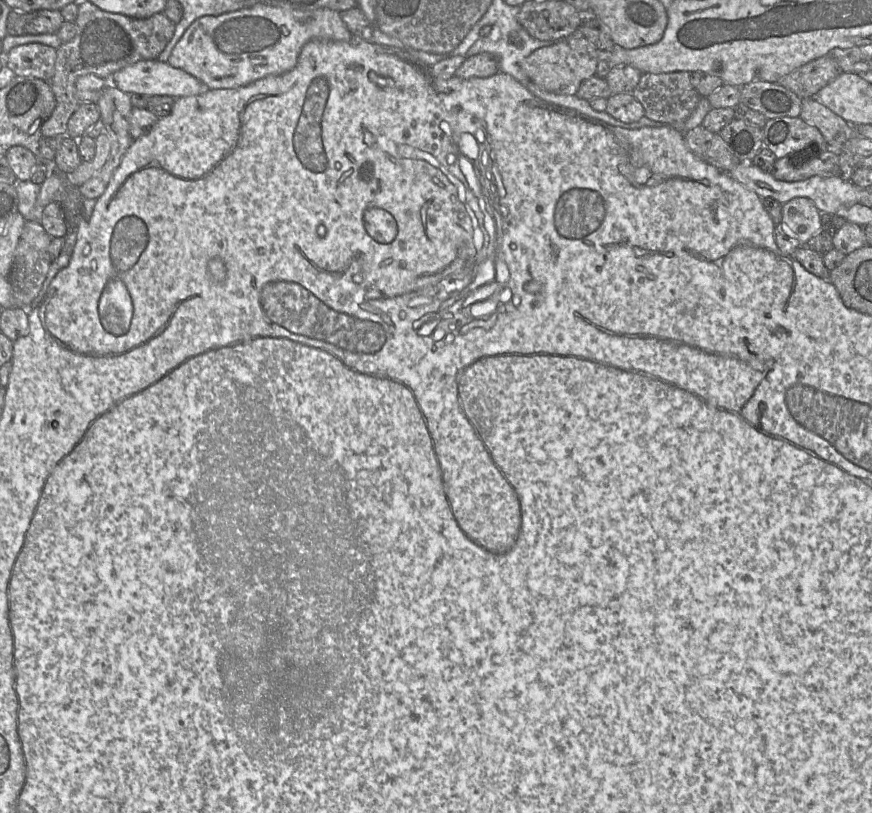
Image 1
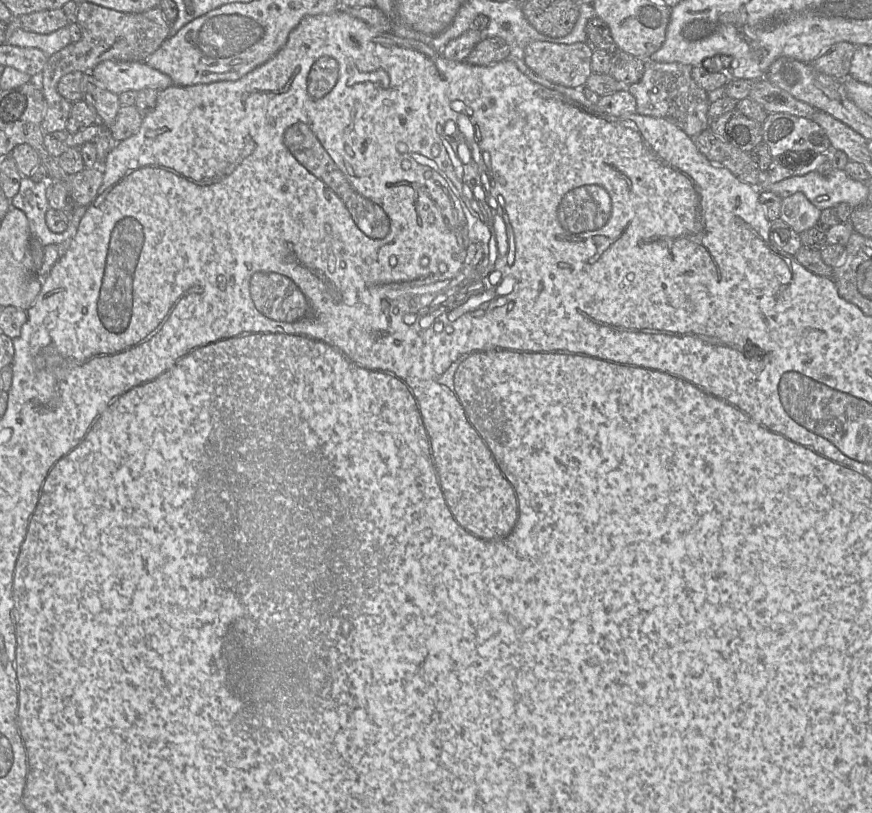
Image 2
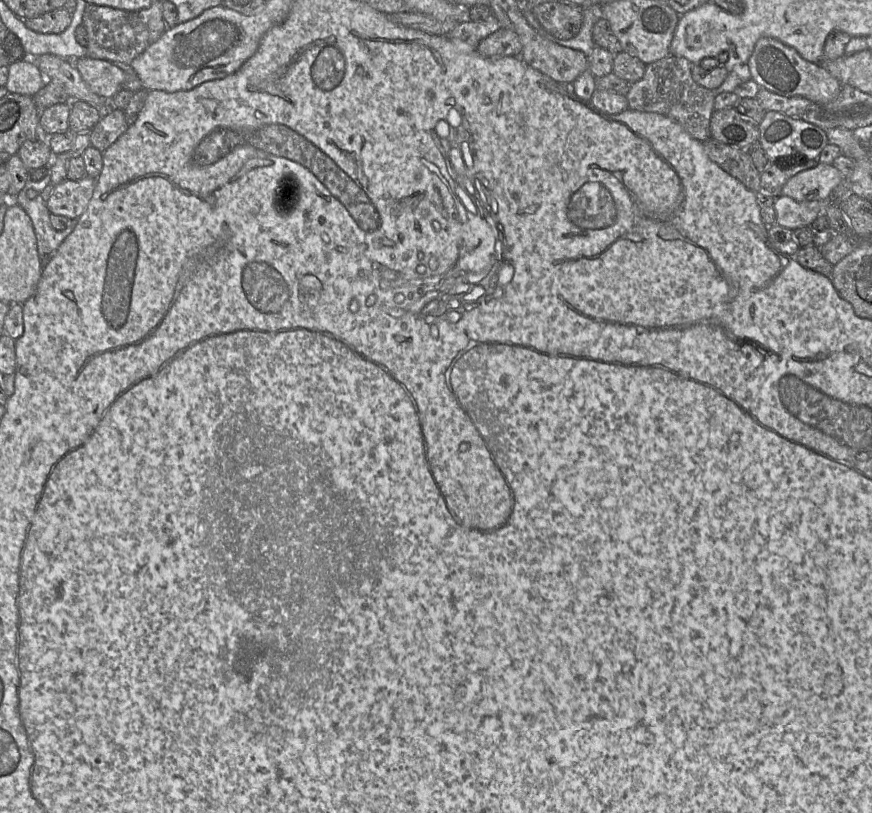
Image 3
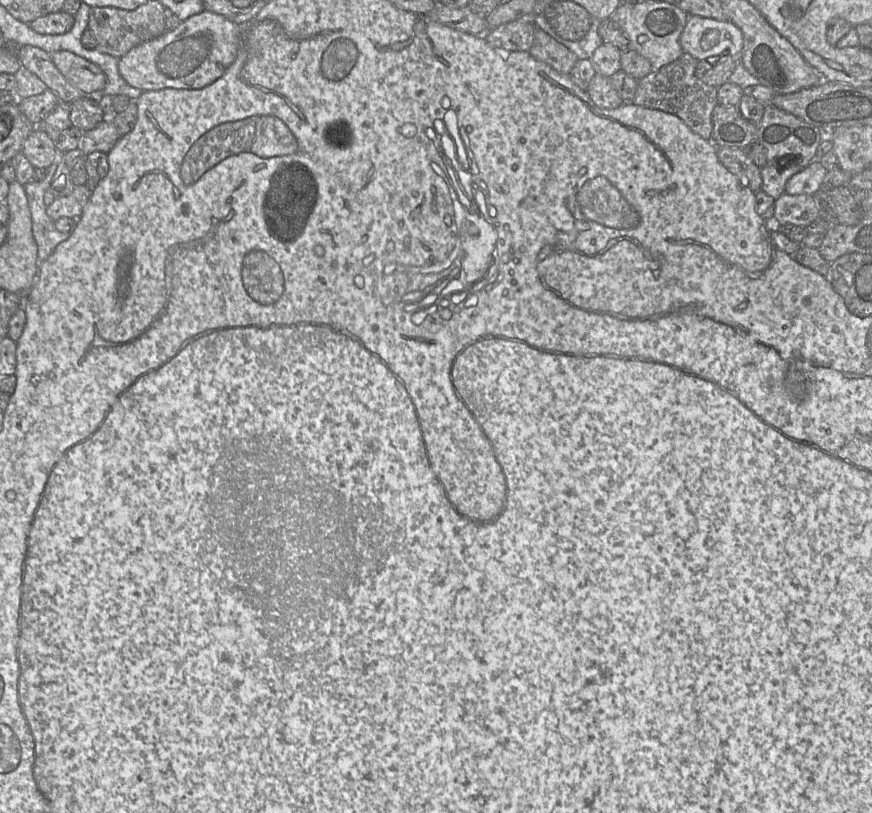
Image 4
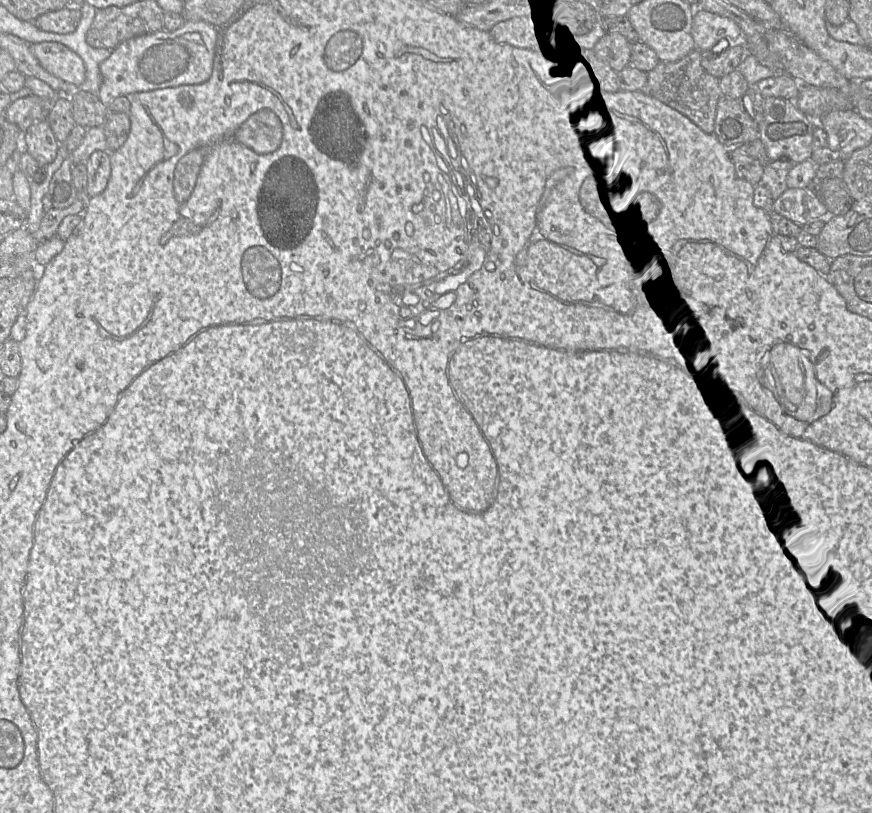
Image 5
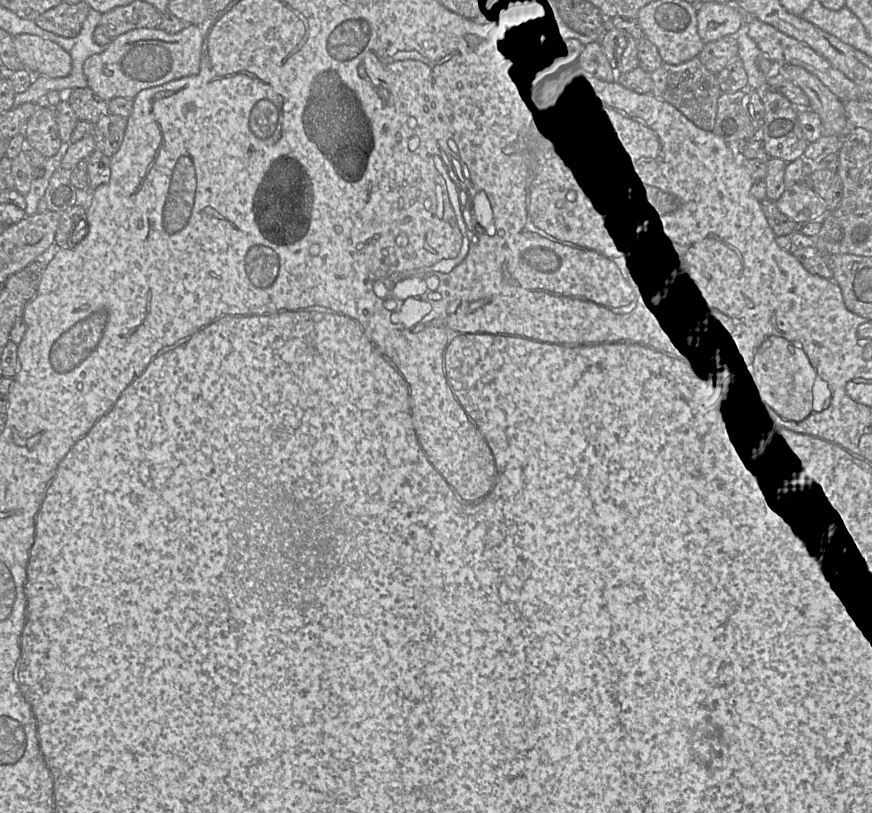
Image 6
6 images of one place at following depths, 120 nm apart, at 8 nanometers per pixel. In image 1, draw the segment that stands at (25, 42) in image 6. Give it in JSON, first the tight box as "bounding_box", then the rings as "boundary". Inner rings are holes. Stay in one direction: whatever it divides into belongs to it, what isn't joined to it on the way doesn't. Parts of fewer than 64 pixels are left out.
{"bounding_box":[110,59,210,98],"boundary":[[[158,59],[141,60],[126,66],[113,73],[110,79],[116,88],[125,93],[146,96],[180,98],[204,94],[210,90],[191,74]]]}

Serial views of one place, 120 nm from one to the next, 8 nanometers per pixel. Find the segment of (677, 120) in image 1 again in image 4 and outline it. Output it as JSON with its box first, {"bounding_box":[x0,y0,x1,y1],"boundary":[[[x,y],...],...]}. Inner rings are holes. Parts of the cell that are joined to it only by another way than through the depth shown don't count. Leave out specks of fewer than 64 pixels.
{"bounding_box":[631,53,718,140],"boundary":[[[683,53],[674,62],[653,70],[638,80],[636,95],[631,101],[650,109],[662,110],[678,116],[696,134],[705,140],[712,139],[712,113],[718,104],[718,91],[714,86],[705,84],[695,75],[699,60],[688,53]]]}

